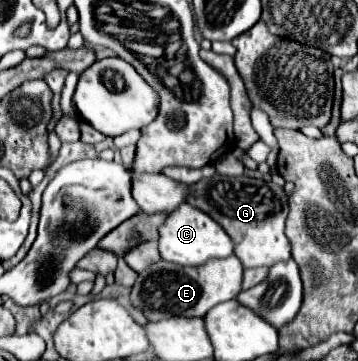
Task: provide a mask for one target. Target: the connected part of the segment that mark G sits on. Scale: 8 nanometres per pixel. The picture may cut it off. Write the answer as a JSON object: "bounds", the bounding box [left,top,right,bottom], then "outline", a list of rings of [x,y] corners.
{"bounds":[187,175,291,267],"outline":[[[213,175],[211,179],[201,179],[189,187],[187,203],[211,215],[235,241],[235,255],[241,259],[243,267],[263,267],[287,261],[291,257],[291,245],[283,233],[285,219],[289,213],[287,193],[281,187],[269,185],[263,179],[251,177],[225,177]]]}

